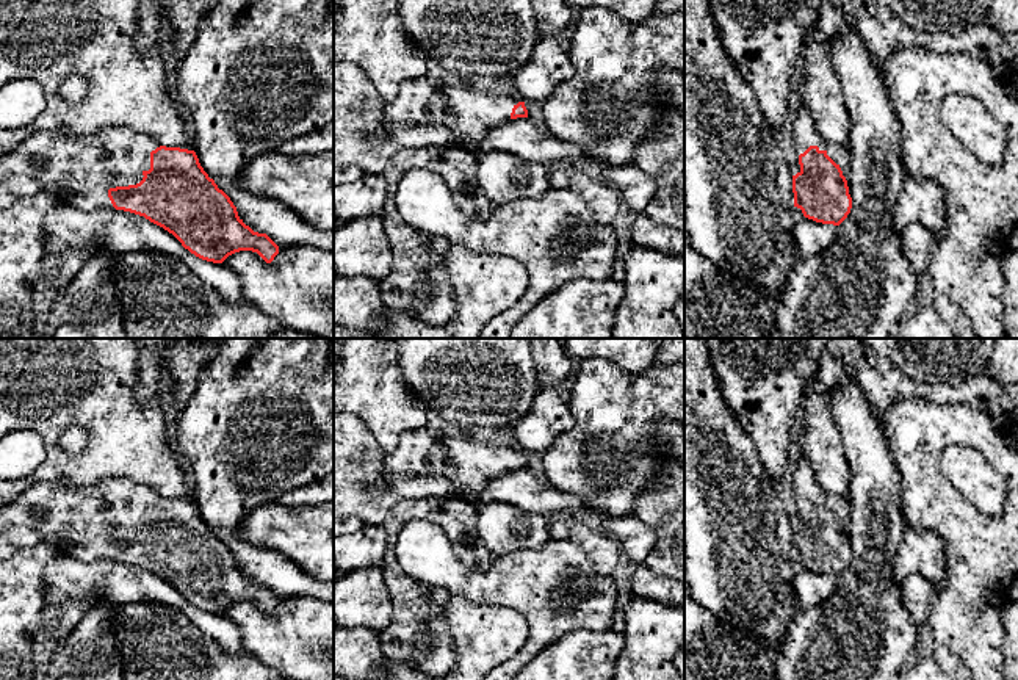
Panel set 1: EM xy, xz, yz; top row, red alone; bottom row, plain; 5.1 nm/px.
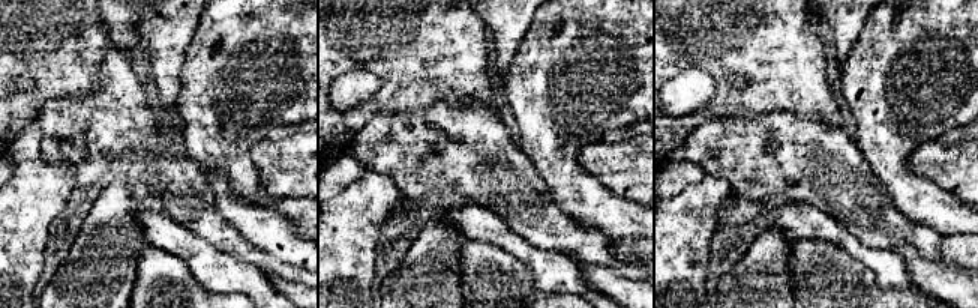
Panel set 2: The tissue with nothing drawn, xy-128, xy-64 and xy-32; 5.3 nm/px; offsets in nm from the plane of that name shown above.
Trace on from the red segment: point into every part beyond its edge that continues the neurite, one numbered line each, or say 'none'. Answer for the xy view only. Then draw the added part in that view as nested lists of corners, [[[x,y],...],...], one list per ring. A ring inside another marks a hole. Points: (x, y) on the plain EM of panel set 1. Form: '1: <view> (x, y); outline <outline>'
1: xy (79, 520); outline [[[105,478],[88,487],[38,483],[0,508],[0,534],[11,526],[27,526],[78,561],[114,559],[108,541],[139,534],[143,523],[150,520],[150,503],[160,497],[153,487],[128,478]]]

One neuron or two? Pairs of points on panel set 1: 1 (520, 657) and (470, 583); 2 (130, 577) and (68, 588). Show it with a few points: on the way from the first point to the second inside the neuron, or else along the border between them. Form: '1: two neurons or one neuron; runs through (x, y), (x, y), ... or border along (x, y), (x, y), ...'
1: one neuron; runs through (534, 630), (534, 614), (505, 585), (497, 585)
2: one neuron; runs through (115, 580), (83, 580)

